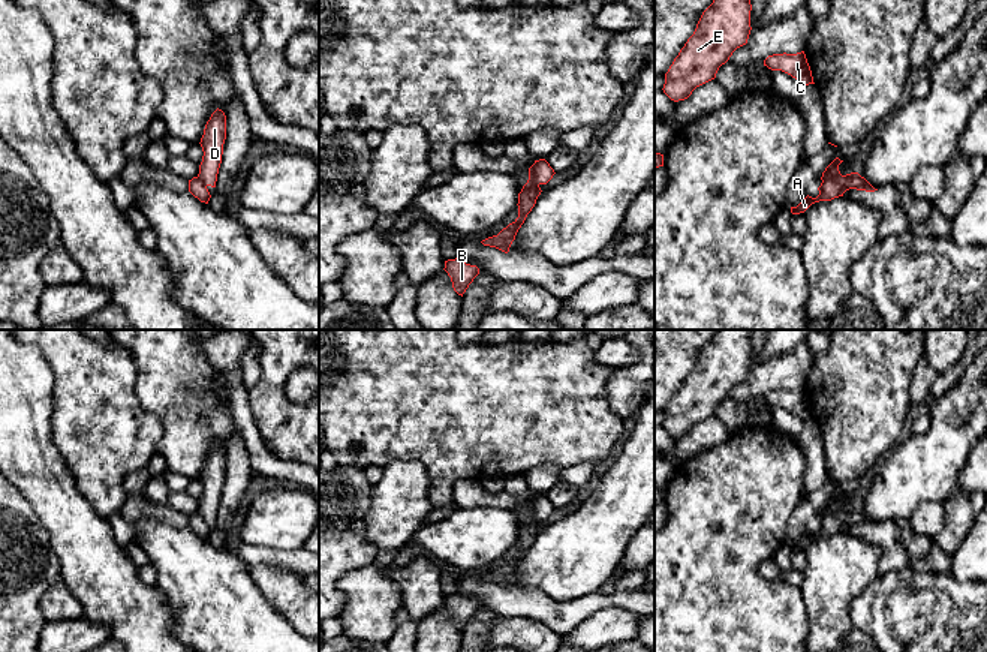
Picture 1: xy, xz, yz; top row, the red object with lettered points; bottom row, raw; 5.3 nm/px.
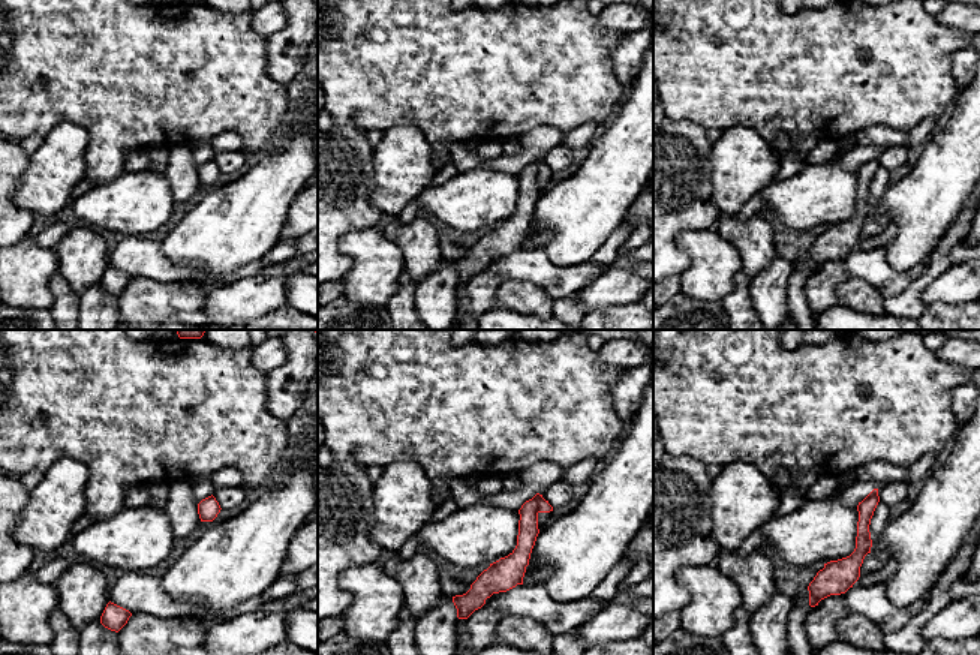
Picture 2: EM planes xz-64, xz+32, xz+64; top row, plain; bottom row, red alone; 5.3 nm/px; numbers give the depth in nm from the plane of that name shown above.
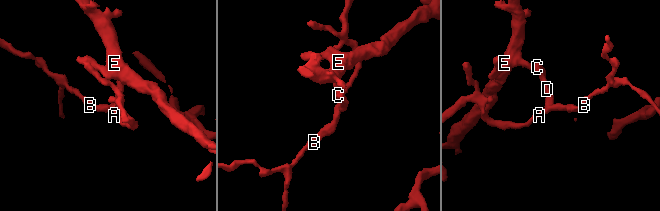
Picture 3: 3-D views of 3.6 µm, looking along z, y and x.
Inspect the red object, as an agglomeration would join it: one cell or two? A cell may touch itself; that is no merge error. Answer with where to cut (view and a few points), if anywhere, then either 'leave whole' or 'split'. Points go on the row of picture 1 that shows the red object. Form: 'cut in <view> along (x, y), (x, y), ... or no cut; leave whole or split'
cut in xz along (533, 164), (533, 176), (538, 185); split

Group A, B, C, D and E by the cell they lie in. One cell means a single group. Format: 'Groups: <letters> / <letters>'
Groups: A B / C D E

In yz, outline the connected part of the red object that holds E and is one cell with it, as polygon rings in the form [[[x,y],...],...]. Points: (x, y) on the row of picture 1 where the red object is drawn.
[[[713,0],[665,73],[662,90],[671,100],[684,100],[696,87],[714,79],[719,67],[729,60],[732,52],[747,43],[752,30],[750,10],[750,0]]]

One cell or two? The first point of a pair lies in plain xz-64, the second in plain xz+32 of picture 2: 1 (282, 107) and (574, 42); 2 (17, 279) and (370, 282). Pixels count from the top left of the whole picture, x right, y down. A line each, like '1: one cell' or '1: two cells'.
1: one cell
2: one cell

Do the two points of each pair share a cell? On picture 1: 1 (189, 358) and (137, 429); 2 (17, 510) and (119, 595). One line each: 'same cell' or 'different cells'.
1: different cells
2: different cells

